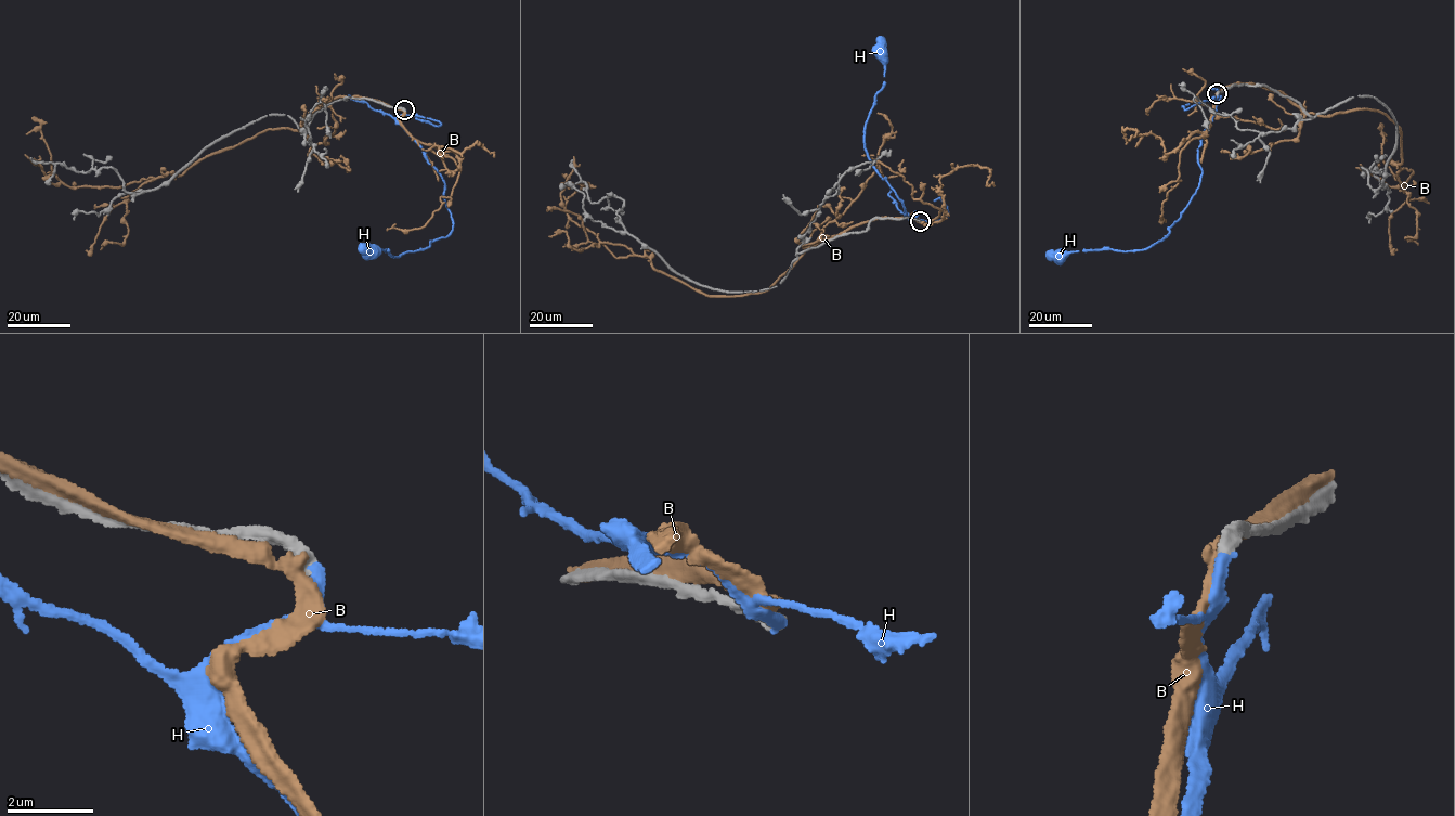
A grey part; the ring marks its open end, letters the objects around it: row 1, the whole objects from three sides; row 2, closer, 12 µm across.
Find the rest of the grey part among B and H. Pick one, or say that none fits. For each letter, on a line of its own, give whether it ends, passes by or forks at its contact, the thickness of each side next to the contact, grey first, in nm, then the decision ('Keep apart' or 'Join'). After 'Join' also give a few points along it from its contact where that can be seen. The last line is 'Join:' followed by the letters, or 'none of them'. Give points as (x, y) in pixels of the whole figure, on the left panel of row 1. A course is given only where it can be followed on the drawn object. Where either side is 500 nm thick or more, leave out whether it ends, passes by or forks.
B: It passes by. Thickness 320 nm (grey) against 300 nm. Keep apart
H: It ends there. Thickness 320 nm (grey) against 280 nm. Join. Its course: (404, 109), (398, 124), (442, 179), (453, 225), (429, 247), (397, 257), (371, 250)
Join: H

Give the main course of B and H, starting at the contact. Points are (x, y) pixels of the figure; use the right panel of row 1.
B: (1217, 94), (1254, 83), (1304, 112), (1381, 112), (1402, 132), (1405, 186), (1384, 160), (1382, 125)
H: (1217, 94), (1216, 112), (1197, 150), (1200, 181), (1169, 233), (1142, 249), (1085, 250), (1059, 256)

